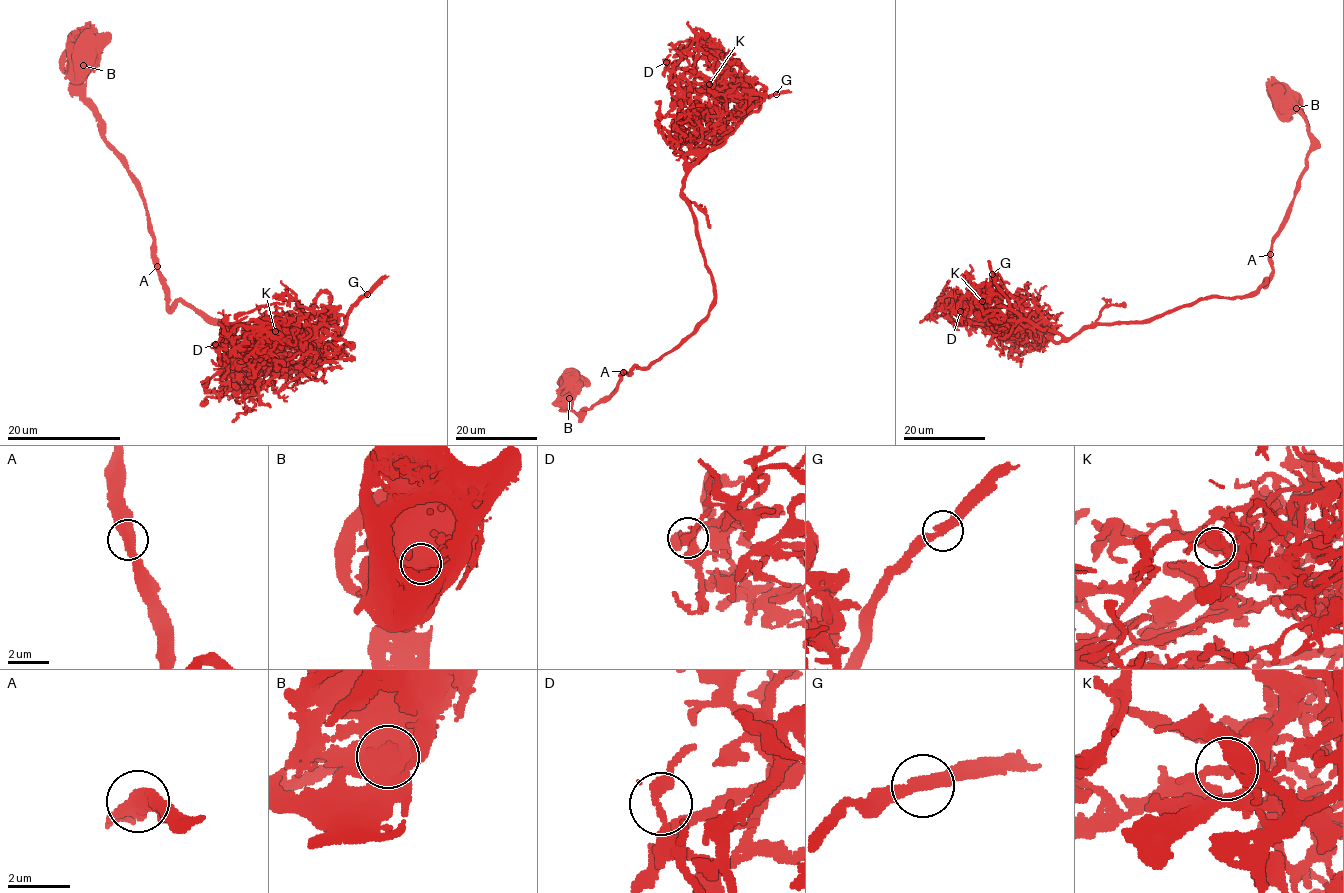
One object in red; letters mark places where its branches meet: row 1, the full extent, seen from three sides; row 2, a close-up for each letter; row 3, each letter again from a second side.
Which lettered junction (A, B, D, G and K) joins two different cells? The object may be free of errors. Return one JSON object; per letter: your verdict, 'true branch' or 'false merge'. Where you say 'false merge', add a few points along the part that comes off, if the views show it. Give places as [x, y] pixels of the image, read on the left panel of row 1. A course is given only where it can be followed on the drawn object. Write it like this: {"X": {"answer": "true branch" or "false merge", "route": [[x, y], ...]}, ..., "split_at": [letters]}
{"A": {"answer": "true branch"}, "B": {"answer": "true branch"}, "D": {"answer": "true branch"}, "G": {"answer": "true branch"}, "K": {"answer": "true branch"}, "split_at": []}

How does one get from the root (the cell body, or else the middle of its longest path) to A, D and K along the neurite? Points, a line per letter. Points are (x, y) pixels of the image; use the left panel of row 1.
A: (80, 61), (74, 71), (84, 83), (84, 100), (100, 123), (102, 140), (121, 161), (144, 201), (156, 266)
D: (80, 61), (84, 100), (144, 201), (166, 306), (282, 331), (238, 365), (243, 389), (216, 344)
K: (80, 61), (84, 100), (144, 201), (166, 306), (278, 327), (238, 365), (247, 381), (275, 331)

